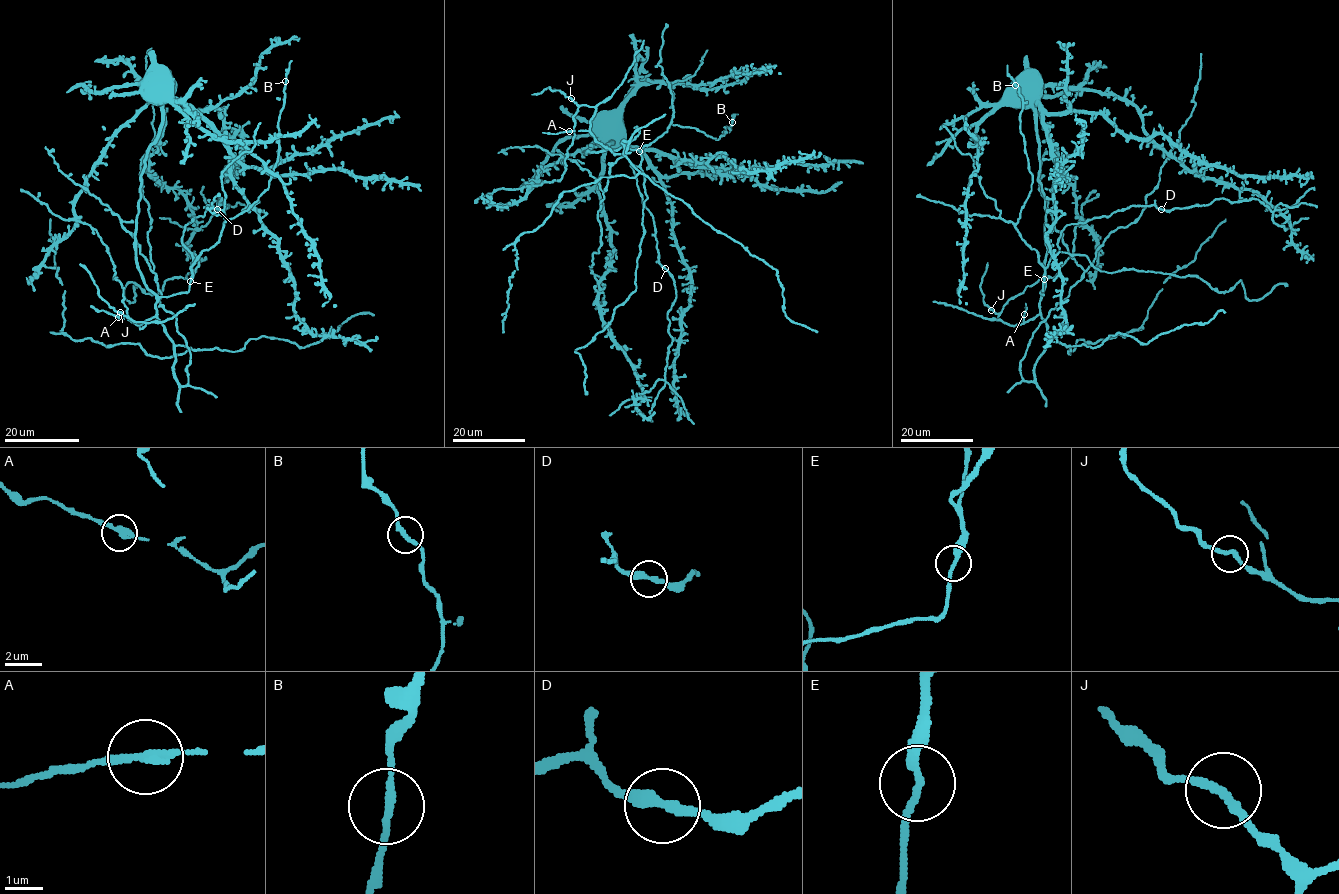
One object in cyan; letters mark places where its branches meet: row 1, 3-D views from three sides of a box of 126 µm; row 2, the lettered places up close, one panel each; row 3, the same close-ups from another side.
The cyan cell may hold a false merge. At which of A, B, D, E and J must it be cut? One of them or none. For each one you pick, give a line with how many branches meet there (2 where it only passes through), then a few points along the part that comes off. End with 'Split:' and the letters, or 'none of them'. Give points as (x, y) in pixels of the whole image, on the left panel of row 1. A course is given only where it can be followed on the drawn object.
A: branches 2; course (118, 317), (96, 310), (91, 306)
Split: A

